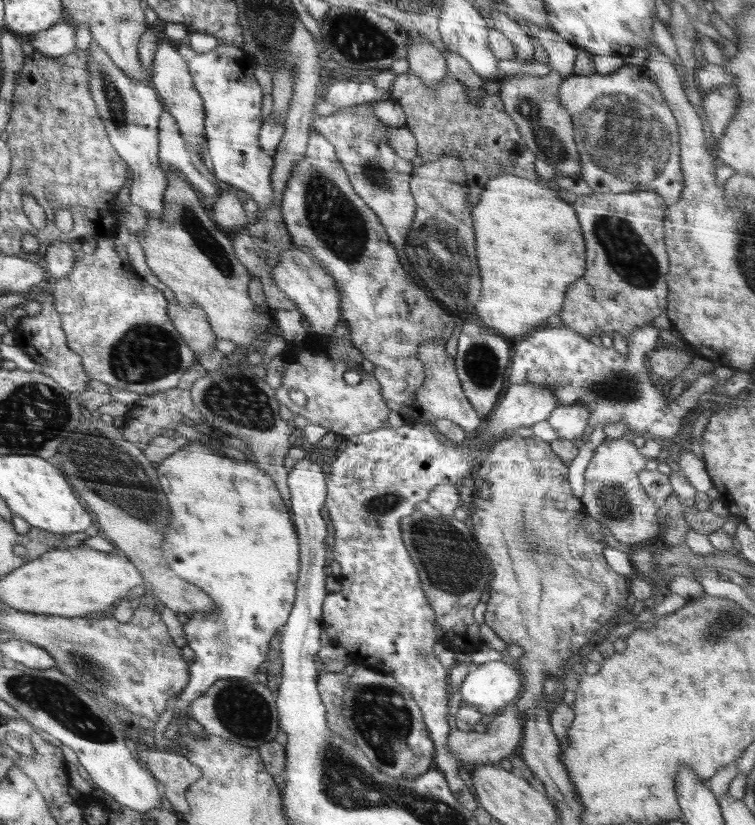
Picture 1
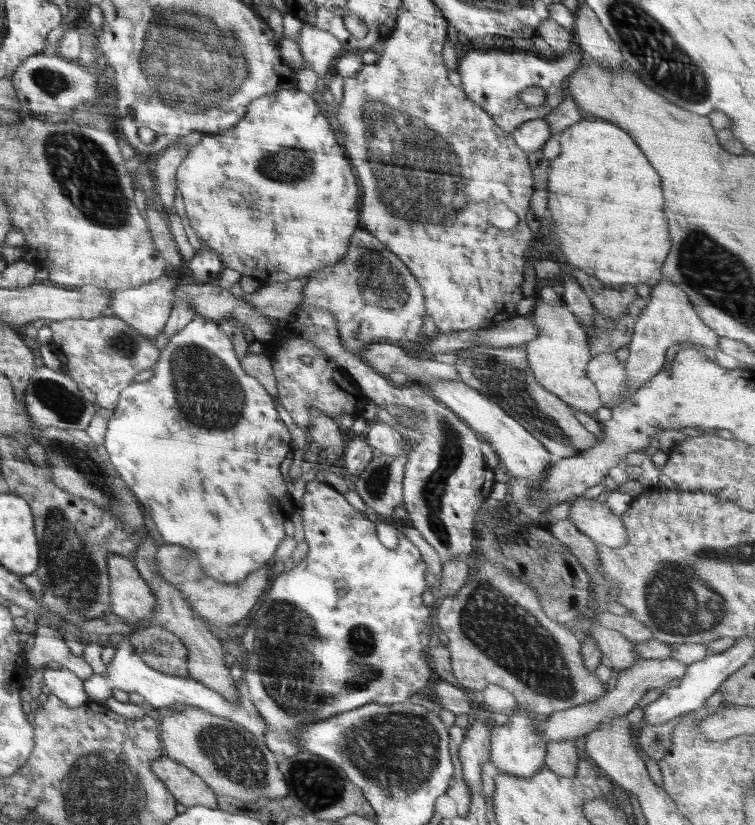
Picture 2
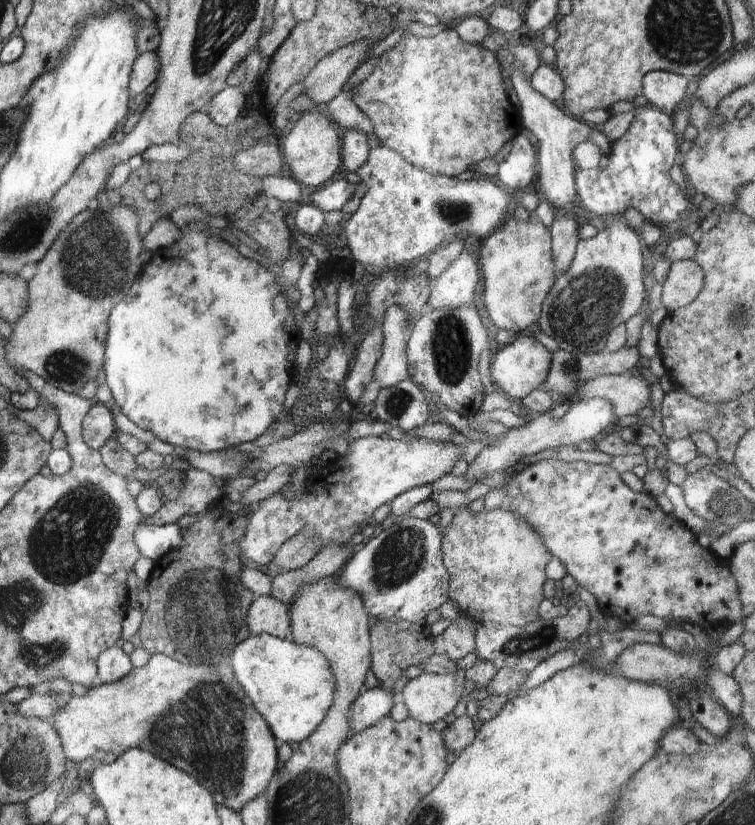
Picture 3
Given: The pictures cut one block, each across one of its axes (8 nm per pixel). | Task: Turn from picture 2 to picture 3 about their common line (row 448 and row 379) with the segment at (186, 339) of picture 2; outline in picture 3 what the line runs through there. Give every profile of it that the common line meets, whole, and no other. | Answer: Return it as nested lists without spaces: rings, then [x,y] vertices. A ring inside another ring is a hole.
[[[194,221],[189,226],[180,228],[183,232],[182,236],[194,234],[194,238],[188,238],[188,242],[178,239],[170,246],[163,246],[154,251],[149,260],[150,266],[145,266],[142,270],[142,278],[134,282],[134,290],[130,290],[130,298],[126,298],[126,302],[122,302],[122,306],[118,306],[114,314],[110,314],[110,334],[106,339],[107,346],[110,342],[110,350],[106,349],[105,374],[106,384],[111,390],[114,402],[138,428],[152,432],[162,442],[201,453],[209,453],[255,441],[268,430],[272,421],[282,412],[286,390],[294,381],[297,366],[296,350],[301,336],[292,309],[288,307],[288,300],[282,294],[276,274],[270,274],[268,270],[264,270],[256,262],[257,258],[250,259],[238,254],[238,250],[229,242],[216,240],[214,234],[206,236],[208,230],[202,232],[202,228],[206,228],[204,222]]]

